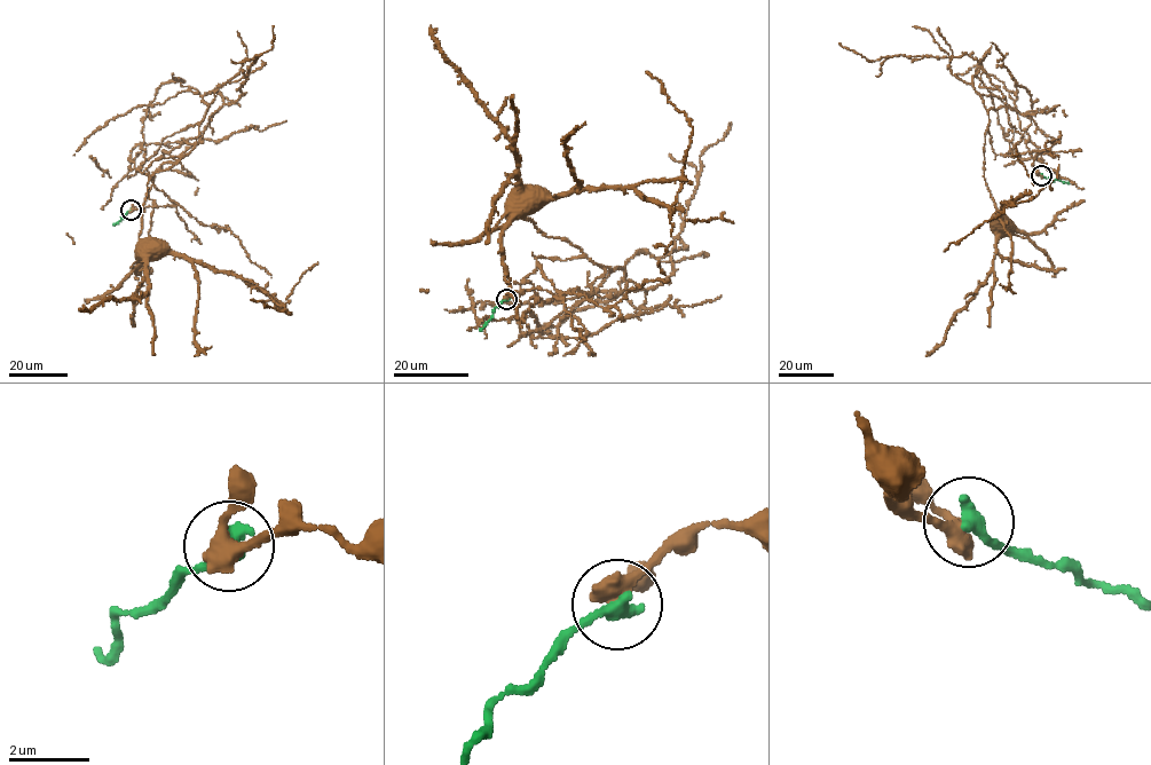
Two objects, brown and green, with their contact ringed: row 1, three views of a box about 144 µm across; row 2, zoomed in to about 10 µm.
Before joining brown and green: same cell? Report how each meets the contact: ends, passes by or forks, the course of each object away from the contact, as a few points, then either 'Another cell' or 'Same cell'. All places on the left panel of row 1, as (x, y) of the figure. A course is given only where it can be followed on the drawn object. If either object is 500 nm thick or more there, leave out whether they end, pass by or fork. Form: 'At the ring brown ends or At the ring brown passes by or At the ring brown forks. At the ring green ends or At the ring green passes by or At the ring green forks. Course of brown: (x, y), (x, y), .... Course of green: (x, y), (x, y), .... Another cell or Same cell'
At the ring brown passes by. At the ring green ends. Course of brown: (131, 210), (172, 205), (147, 168), (162, 158), (181, 156), (147, 186), (139, 236), (147, 249), (152, 244). Course of green: (131, 210), (112, 225). Same cell

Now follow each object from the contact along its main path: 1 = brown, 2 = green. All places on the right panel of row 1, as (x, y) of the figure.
1: (1042, 175), (1032, 164), (1038, 152), (995, 155), (986, 129), (984, 176), (1001, 226), (998, 221)
2: (1042, 175), (1070, 183)

